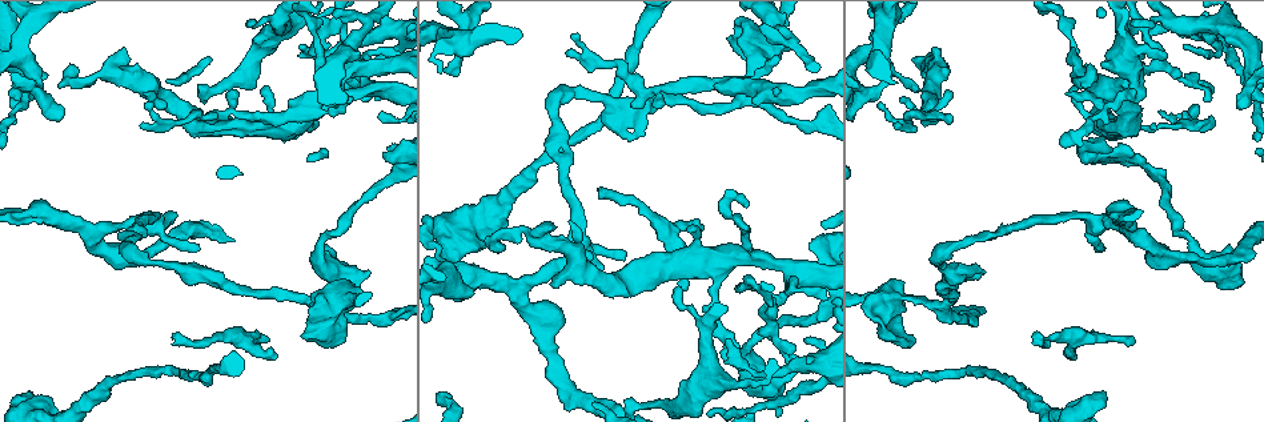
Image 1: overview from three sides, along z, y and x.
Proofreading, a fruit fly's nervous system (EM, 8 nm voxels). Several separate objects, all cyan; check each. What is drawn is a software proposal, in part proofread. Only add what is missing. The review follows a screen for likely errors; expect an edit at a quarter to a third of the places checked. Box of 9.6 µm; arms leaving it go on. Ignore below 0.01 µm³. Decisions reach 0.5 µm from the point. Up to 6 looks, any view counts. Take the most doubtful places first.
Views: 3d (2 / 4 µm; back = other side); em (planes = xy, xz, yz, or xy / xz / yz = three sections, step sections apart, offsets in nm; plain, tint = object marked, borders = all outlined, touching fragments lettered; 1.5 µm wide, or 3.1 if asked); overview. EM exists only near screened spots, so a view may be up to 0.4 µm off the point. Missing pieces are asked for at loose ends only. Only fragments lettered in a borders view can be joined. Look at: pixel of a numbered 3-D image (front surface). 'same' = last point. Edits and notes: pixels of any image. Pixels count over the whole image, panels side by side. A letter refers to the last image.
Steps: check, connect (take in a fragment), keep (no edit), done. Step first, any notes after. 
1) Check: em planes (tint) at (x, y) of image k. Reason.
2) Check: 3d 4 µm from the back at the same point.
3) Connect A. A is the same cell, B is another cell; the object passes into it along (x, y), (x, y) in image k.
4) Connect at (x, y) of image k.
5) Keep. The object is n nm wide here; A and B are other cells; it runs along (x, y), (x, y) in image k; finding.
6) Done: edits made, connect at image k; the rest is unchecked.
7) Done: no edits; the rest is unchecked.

Check: 3d 4 µm at (1073, 360) of image 1.

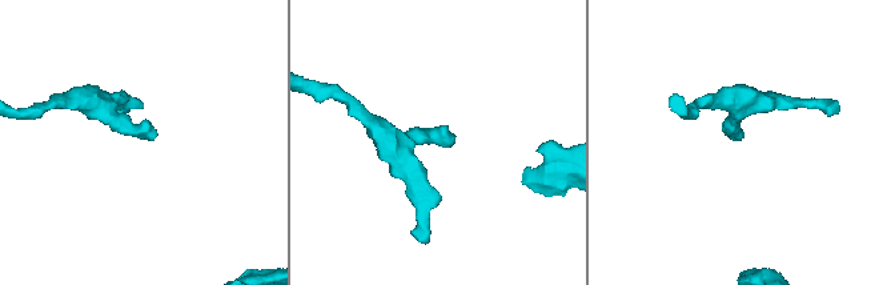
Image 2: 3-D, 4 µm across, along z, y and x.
Check: em planes (borders) at (153, 137) of image 2.

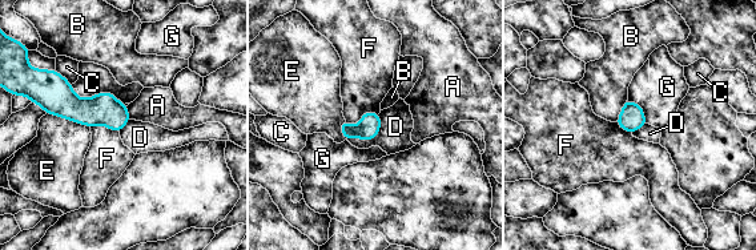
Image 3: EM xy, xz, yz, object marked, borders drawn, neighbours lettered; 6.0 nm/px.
Keep. A, B, C, D, E, F and G are other cells; a border runs along (381, 115), (372, 140), (348, 140) in image 3; no lettered fragment goes on from it.

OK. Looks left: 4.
Check: em planes (borders) at (1212, 117) of image 1. An open end.

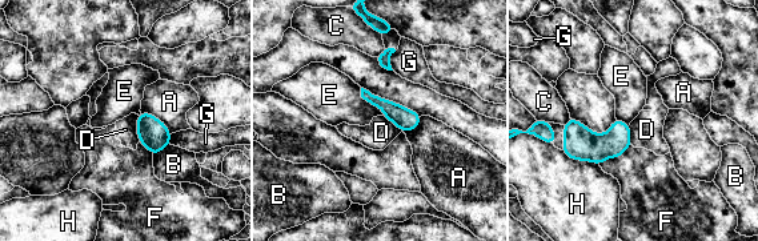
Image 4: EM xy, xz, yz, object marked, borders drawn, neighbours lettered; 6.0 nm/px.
Keep. A, B, C, D, E, F, G and H are other cells; a border runs along (140, 111), (156, 116), (171, 133) in image 4; no lettered fragment goes on from it.

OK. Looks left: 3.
Check: 3d 2 µm from the back at (933, 47) of image 1.

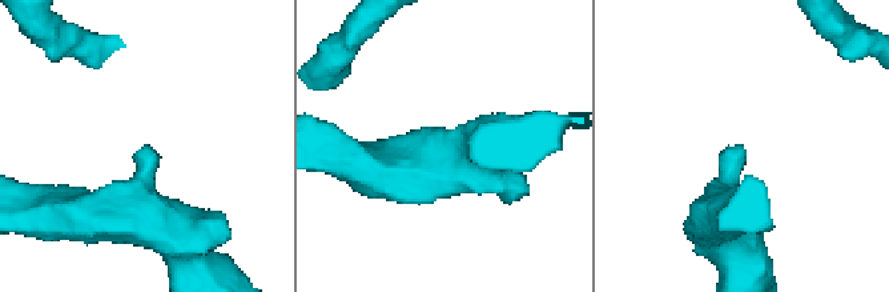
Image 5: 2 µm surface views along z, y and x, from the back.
Check: em planes (borders) at (740, 147) of image 5. Shape alone is not enough.

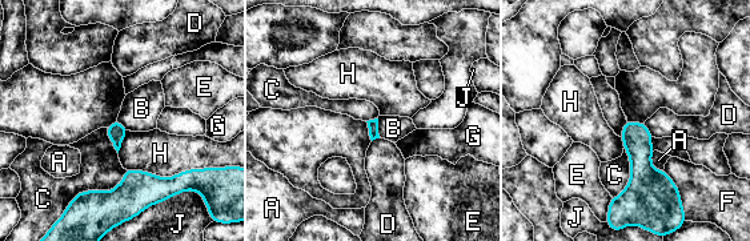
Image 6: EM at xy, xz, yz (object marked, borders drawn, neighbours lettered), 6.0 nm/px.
Keep. The longest contact is with H, 440 nm; A, B, C, D, E, F, G, H and J are other cells; no lettered fragment goes on from it.

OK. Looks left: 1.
Done: no edits; the rest is unchecked.

